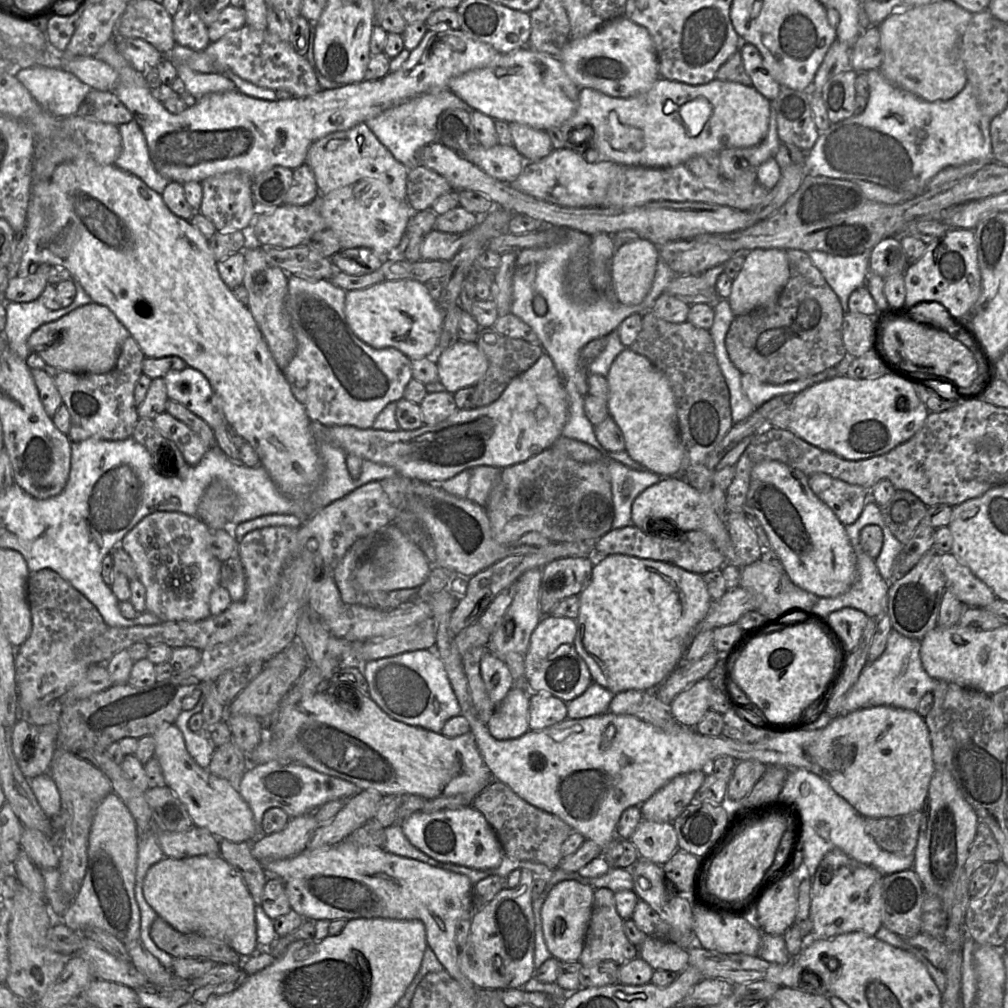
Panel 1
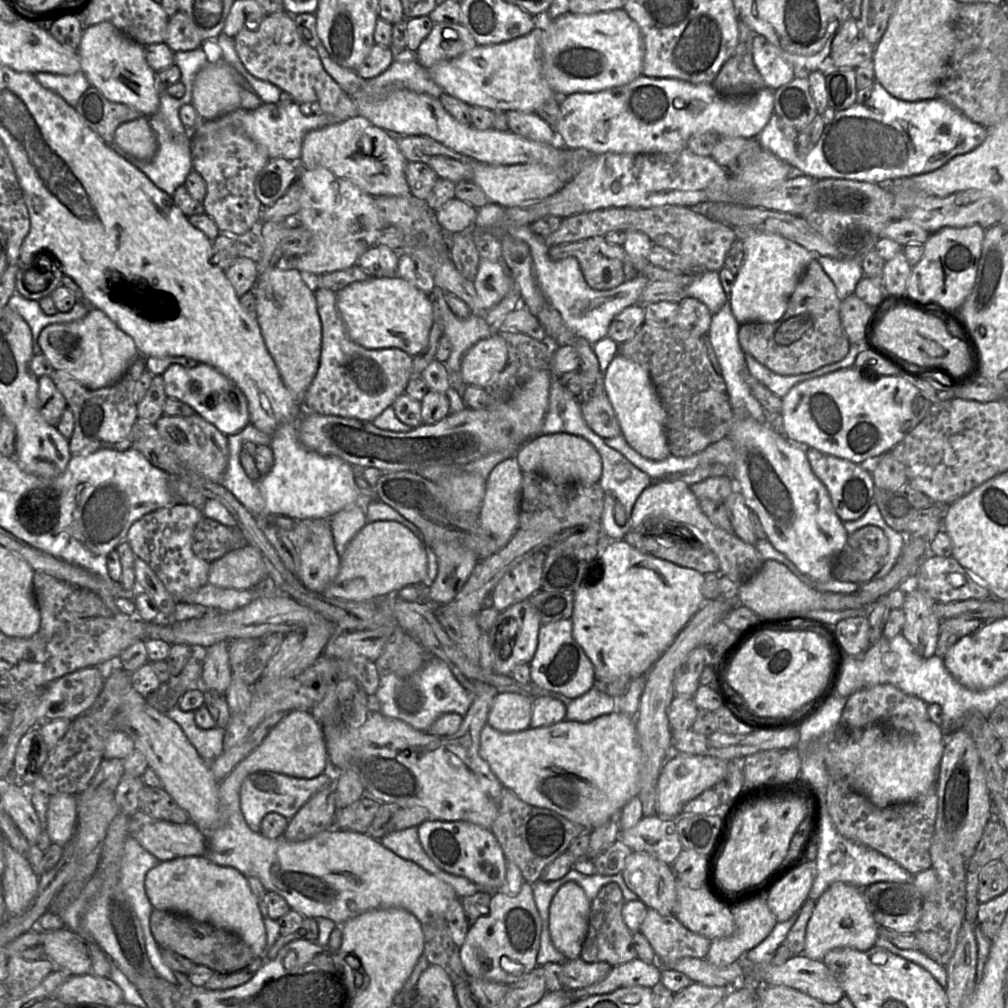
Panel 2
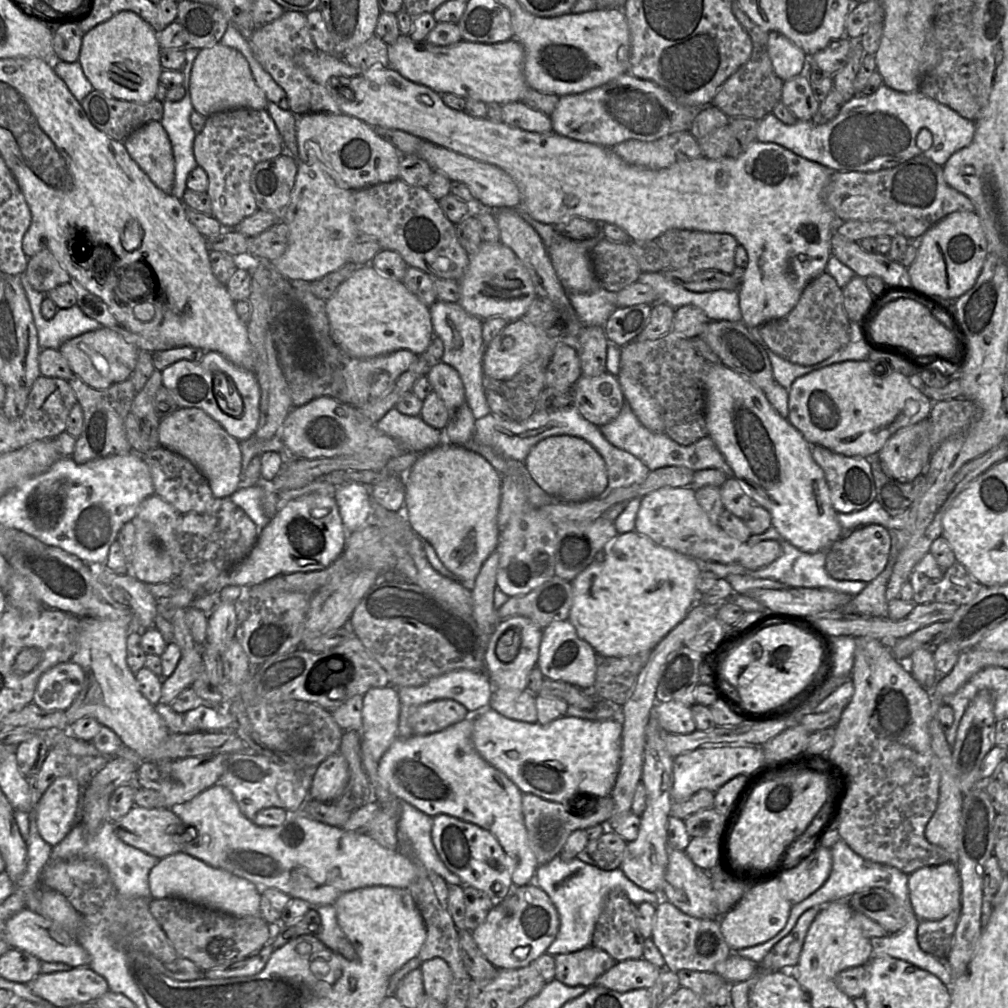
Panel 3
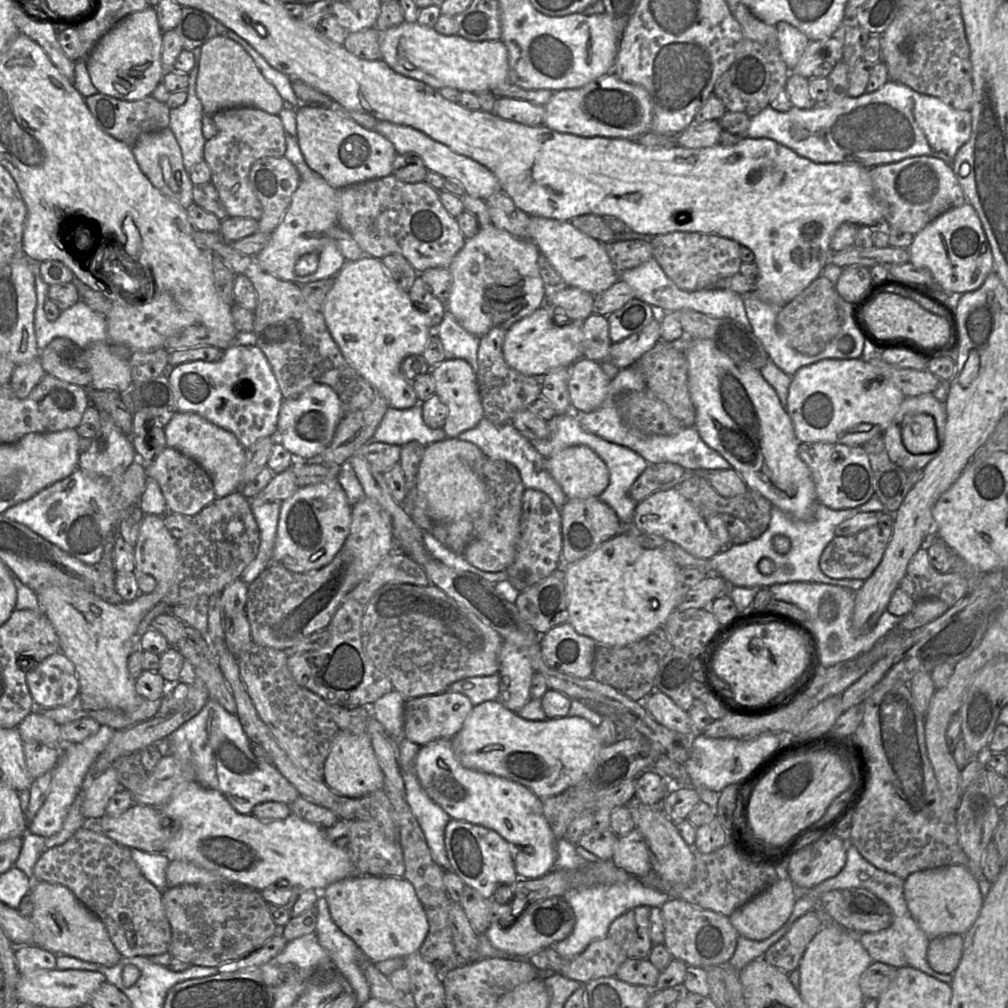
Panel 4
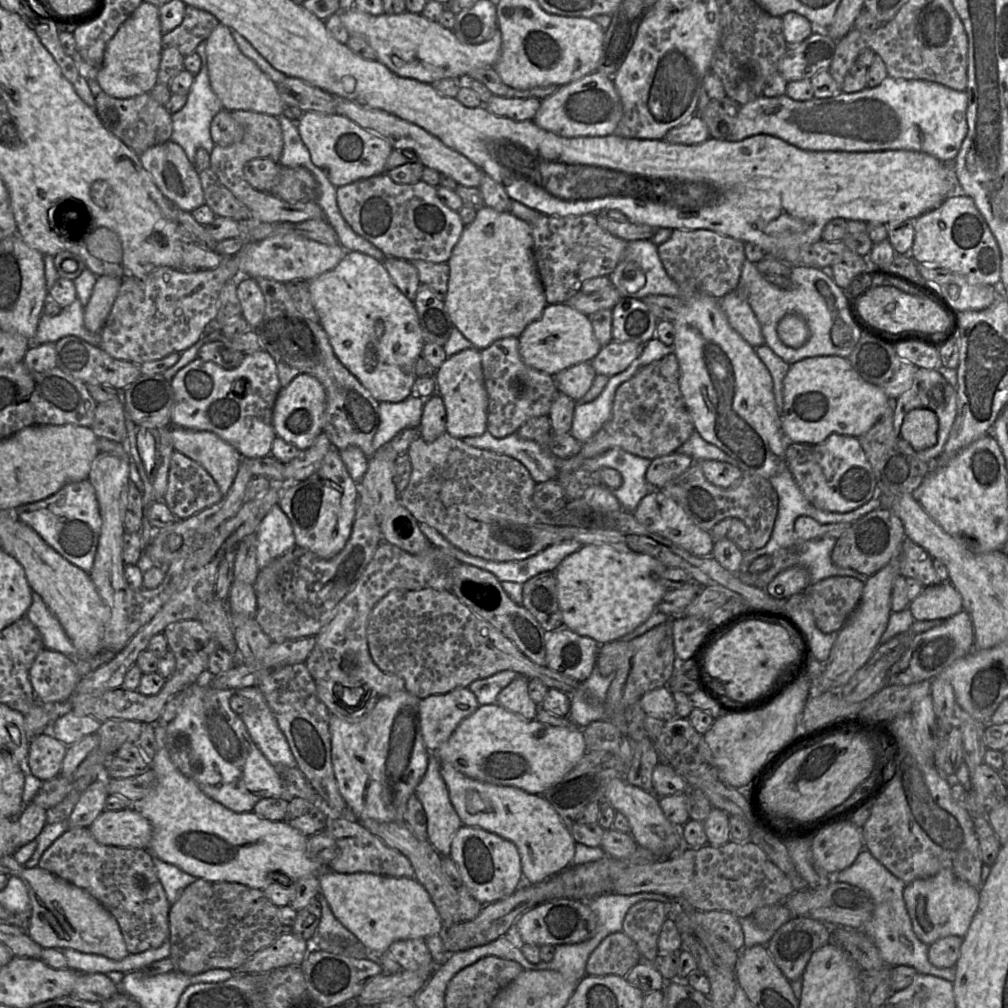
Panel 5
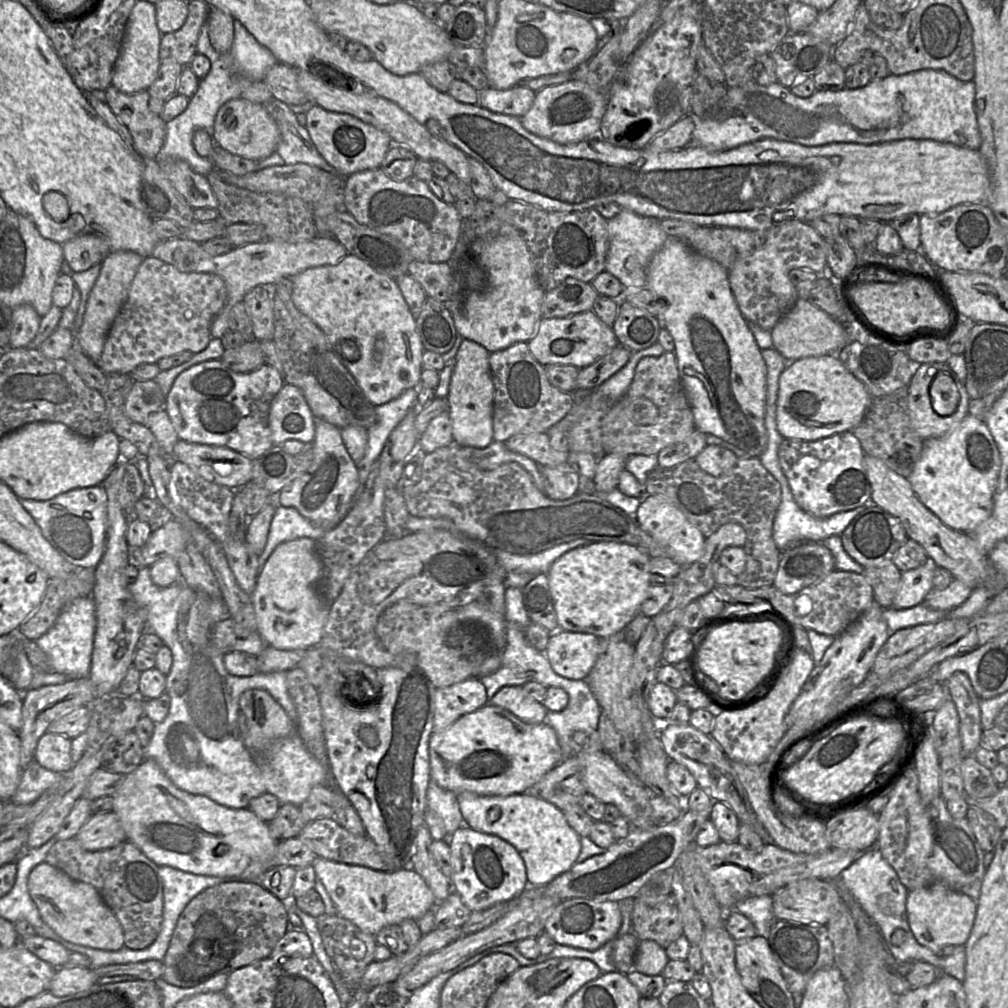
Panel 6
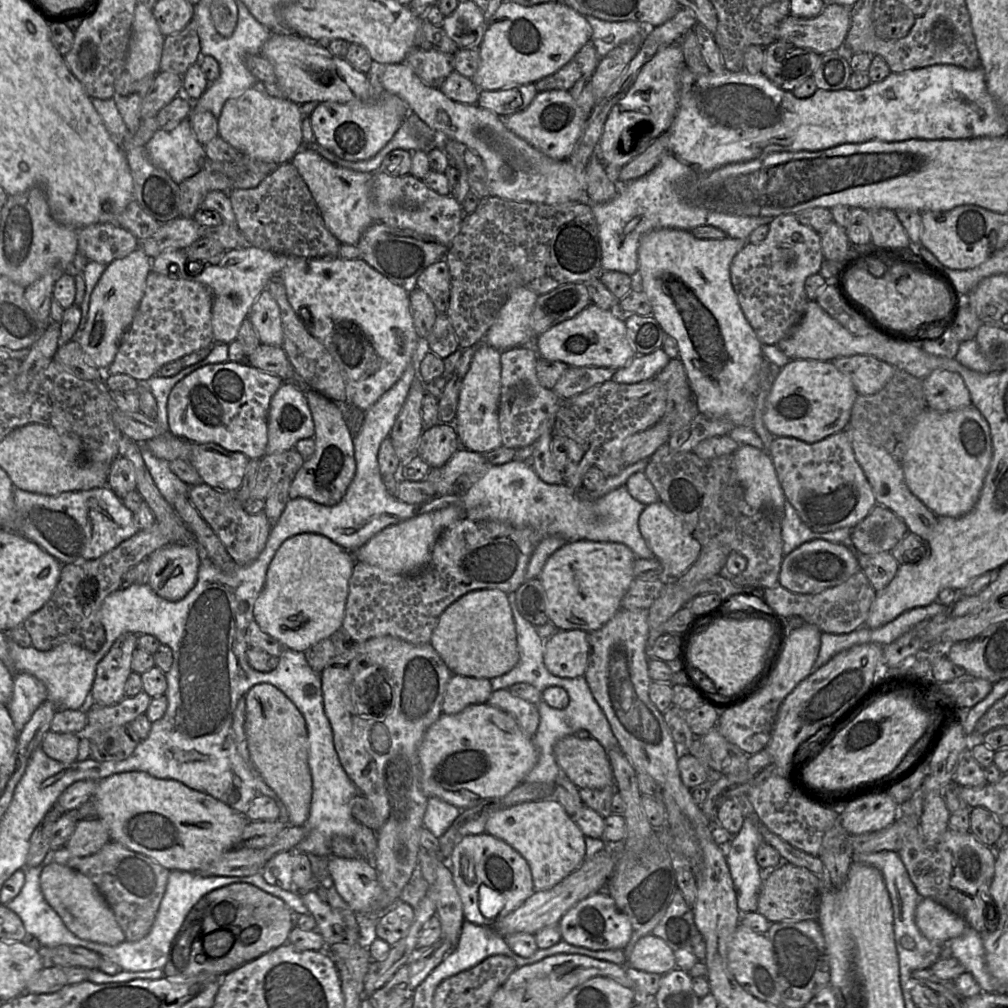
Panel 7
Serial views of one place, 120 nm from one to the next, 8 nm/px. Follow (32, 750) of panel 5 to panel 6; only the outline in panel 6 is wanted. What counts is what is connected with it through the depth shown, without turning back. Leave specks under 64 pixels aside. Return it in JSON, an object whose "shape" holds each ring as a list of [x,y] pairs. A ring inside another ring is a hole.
{"shape":[[[46,732],[38,740],[34,760],[45,769],[65,774],[73,767],[70,738]]]}

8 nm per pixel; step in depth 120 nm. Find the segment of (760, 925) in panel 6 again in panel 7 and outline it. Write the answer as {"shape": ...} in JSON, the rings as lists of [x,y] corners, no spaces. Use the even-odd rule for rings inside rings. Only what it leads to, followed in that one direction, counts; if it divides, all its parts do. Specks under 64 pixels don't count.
{"shape":[[[745,818],[740,831],[733,835],[727,846],[721,846],[725,850],[731,878],[737,894],[737,905],[741,914],[757,911],[758,896],[763,883],[764,870],[758,865],[756,851],[763,842],[755,825],[755,820]]]}

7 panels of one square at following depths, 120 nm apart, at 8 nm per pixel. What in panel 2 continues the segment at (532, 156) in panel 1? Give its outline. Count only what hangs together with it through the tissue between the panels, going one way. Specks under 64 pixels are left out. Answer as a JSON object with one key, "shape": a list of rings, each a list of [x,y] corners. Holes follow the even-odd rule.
{"shape":[[[509,110],[506,117],[511,132],[536,142],[555,142],[555,131],[537,113]]]}

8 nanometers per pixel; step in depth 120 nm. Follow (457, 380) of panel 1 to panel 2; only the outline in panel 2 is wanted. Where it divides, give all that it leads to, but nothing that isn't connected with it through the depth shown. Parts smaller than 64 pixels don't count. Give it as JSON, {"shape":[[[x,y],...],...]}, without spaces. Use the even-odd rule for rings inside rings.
{"shape":[[[500,334],[474,344],[461,362],[461,377],[466,385],[487,386],[505,368],[508,349]]]}

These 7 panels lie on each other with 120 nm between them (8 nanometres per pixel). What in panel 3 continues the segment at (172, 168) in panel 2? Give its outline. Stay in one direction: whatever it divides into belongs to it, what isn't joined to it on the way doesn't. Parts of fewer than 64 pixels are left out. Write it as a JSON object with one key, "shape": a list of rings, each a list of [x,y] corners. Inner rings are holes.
{"shape":[[[192,67],[188,76],[188,100],[163,101],[163,116],[160,120],[172,146],[175,177],[171,194],[177,199],[182,199],[185,190],[187,190],[188,174],[197,166],[193,153],[196,133],[189,120],[190,114],[194,110],[190,97],[191,71]]]}

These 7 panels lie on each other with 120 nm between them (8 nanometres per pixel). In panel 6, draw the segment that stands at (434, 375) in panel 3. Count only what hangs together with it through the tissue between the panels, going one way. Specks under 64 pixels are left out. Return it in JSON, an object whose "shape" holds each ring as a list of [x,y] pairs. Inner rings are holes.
{"shape":[[[464,339],[455,356],[447,401],[452,421],[452,437],[462,447],[487,447],[493,439],[494,385],[491,377],[490,352],[480,344]]]}

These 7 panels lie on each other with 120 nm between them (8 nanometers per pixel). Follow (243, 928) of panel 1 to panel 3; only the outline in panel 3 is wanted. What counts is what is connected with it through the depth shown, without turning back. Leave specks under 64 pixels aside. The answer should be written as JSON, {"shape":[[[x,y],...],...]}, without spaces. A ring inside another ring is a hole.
{"shape":[[[182,851],[160,859],[151,869],[148,881],[153,899],[176,897],[238,917],[260,915],[261,891],[258,886]]]}

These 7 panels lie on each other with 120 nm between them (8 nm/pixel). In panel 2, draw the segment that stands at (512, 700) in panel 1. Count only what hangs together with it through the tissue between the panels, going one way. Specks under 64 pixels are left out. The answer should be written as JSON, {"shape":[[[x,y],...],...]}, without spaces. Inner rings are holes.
{"shape":[[[513,692],[498,693],[487,716],[494,729],[511,733],[530,727],[532,699]]]}

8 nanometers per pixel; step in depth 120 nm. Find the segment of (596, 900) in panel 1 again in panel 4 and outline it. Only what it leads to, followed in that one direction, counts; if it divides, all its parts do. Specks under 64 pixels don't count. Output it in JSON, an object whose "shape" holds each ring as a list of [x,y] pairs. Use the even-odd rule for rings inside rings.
{"shape":[[[638,906],[617,917],[609,926],[607,936],[624,952],[628,959],[647,959],[653,946],[650,939],[649,915],[651,908]]]}

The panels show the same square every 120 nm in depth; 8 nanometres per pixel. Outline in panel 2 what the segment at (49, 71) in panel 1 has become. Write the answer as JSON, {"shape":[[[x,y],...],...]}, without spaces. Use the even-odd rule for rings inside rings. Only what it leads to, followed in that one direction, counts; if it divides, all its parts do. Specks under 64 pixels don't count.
{"shape":[[[82,71],[72,75],[48,72],[39,72],[34,75],[43,87],[61,96],[68,105],[74,108],[81,95],[91,87]]]}

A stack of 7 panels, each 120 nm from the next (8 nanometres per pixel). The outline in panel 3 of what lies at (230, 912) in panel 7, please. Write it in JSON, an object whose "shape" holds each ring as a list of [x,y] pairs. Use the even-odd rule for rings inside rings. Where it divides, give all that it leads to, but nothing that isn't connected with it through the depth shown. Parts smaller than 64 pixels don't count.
{"shape":[[[176,897],[149,900],[151,914],[179,957],[191,960],[202,971],[244,960],[270,942],[269,923],[261,915],[238,917]]]}

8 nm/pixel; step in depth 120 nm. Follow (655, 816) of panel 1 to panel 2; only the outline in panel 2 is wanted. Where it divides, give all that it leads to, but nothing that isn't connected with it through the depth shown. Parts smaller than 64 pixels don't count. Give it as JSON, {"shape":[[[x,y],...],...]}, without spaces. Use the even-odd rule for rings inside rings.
{"shape":[[[675,752],[665,762],[657,783],[656,815],[681,815],[683,806],[703,791],[713,788],[727,773],[728,761],[713,756]]]}

